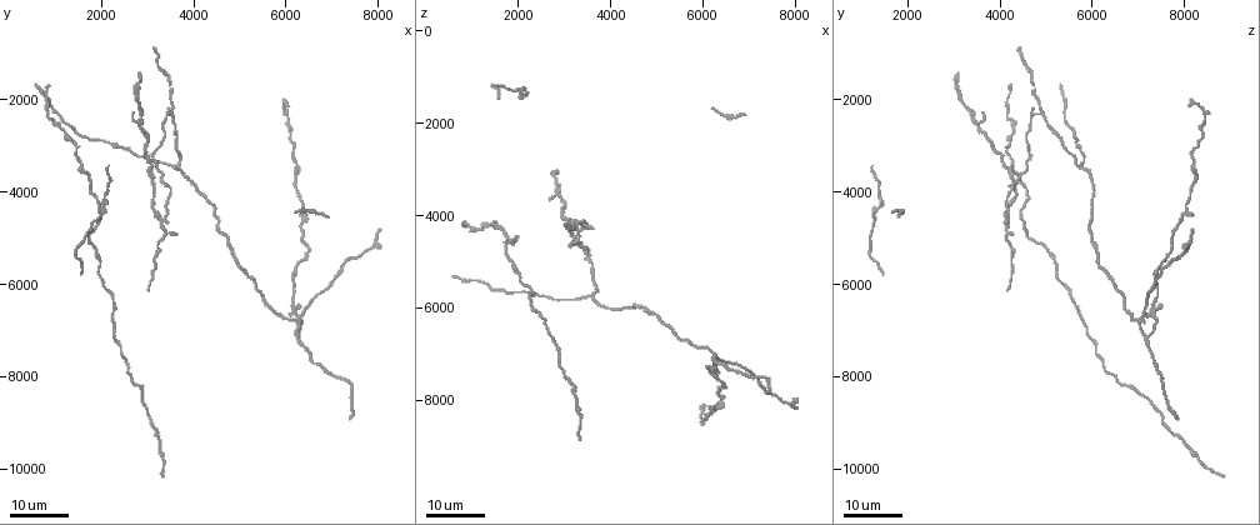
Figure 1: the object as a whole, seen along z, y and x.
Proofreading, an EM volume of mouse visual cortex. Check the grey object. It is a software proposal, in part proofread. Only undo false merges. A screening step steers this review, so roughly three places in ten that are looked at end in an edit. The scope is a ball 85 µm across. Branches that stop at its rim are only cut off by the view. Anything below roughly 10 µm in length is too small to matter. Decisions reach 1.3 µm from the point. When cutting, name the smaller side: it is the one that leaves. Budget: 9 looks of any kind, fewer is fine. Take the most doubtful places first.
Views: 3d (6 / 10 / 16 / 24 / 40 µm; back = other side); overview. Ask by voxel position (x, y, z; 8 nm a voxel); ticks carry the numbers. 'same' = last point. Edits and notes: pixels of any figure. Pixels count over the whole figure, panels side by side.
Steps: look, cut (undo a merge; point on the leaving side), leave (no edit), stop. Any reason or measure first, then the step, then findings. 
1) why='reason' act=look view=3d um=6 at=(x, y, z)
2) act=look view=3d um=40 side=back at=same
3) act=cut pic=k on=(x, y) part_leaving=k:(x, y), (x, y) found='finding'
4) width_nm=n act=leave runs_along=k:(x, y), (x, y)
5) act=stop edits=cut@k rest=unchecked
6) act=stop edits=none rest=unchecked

why='branch point' act=look view=3d um=16 at=(3550, 2250, 4900)

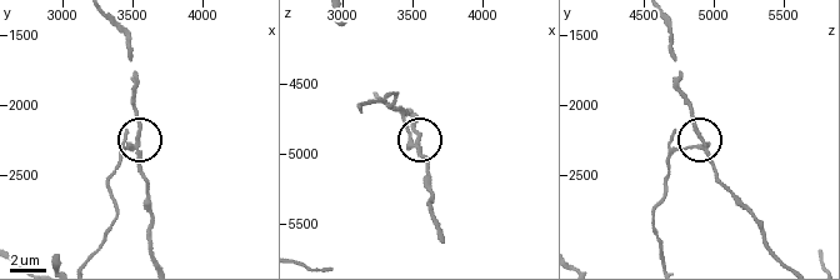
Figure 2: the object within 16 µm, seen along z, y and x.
act=look view=3d um=6 at=(3500, 2300, 4920)

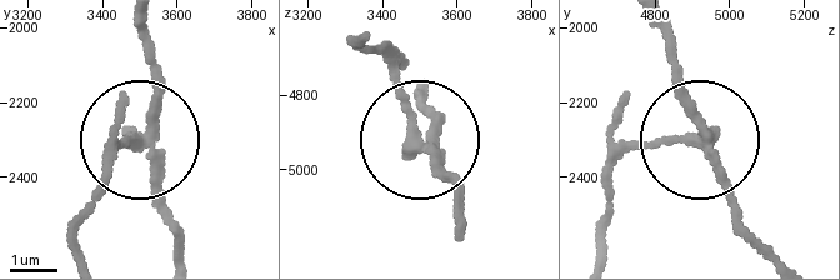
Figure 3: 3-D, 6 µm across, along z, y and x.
side_arm_um=14 act=cut pic=3 on=(110, 145) part_leaving=3:(143, 141), (111, 154), (71, 249) found='two neurons meet here'

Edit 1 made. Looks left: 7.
act=look view=overview

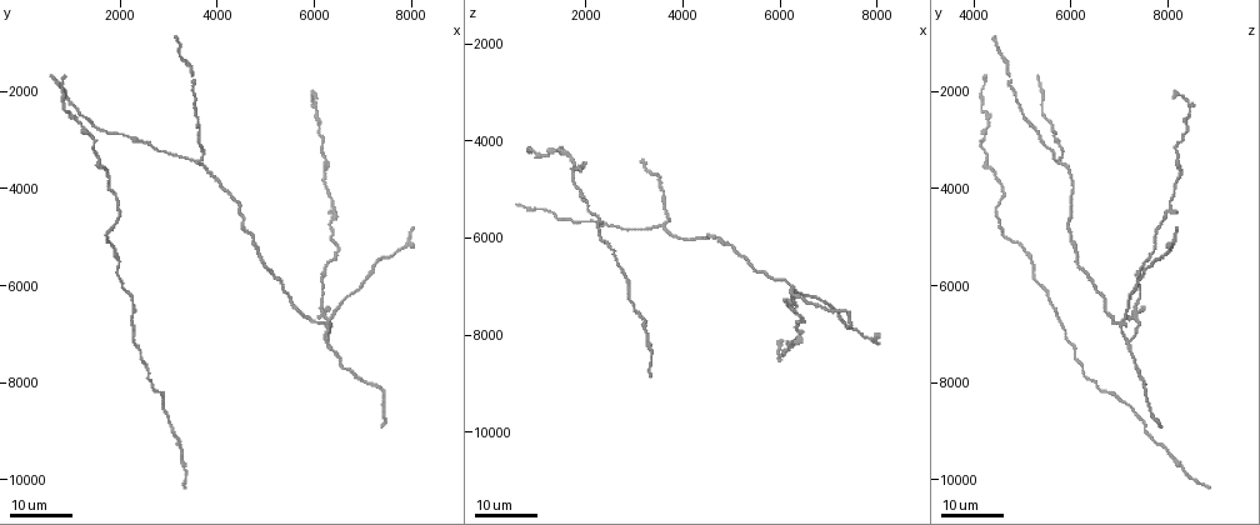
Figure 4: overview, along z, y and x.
why='looks like a crossing' act=look view=3d um=24 at=(6250, 6600, 7300)

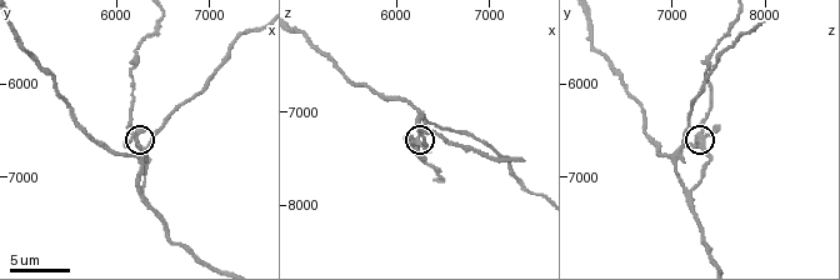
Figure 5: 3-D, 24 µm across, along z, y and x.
act=look view=3d um=10 at=(6200, 6650, 7350)

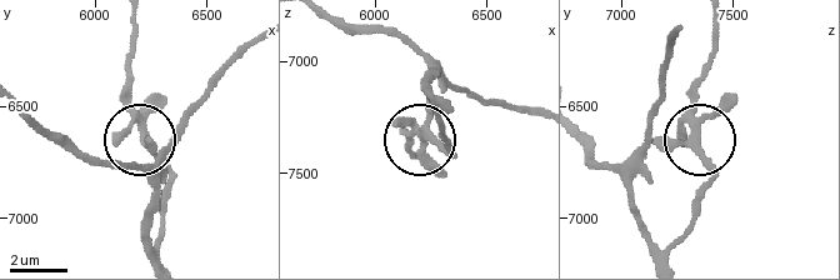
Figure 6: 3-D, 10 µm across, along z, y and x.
act=look view=3d um=6 at=(6230, 6670, 7340)

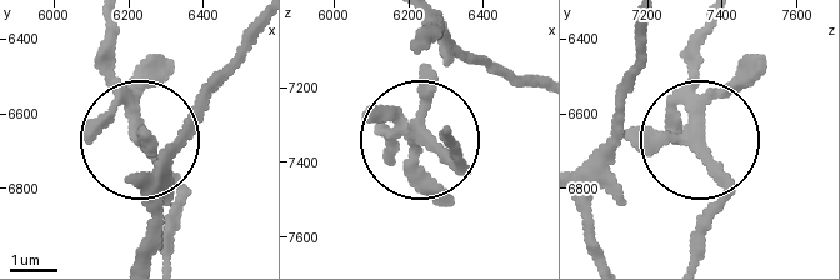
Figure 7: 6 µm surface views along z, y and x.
act=leave runs_along=7:(586, 159), (635, 135), (690, 139), (718, 195), (706, 250) found='continuous, no second neuron'

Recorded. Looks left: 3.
why='branch point' act=look view=3d um=16 at=(3600, 3450, 5700)

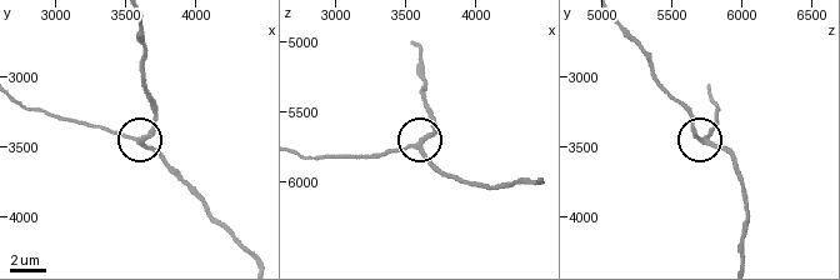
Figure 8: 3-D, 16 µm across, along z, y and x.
act=look view=3d um=6 at=(3600, 3460, 5720)

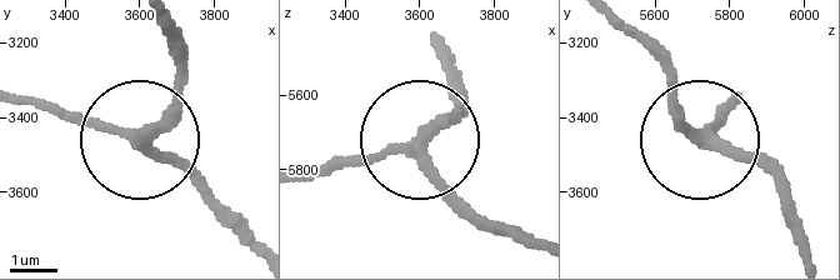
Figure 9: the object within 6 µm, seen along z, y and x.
act=leave runs_along=9:(23, 99), (141, 131), (170, 103), (185, 48) found='one neuron here'

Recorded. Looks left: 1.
act=stop edits=cut@3 rest=unchecked

